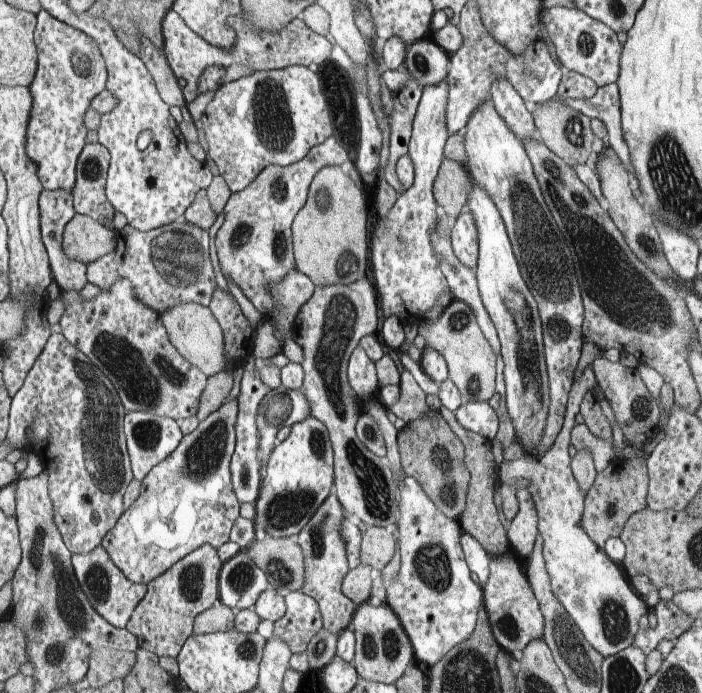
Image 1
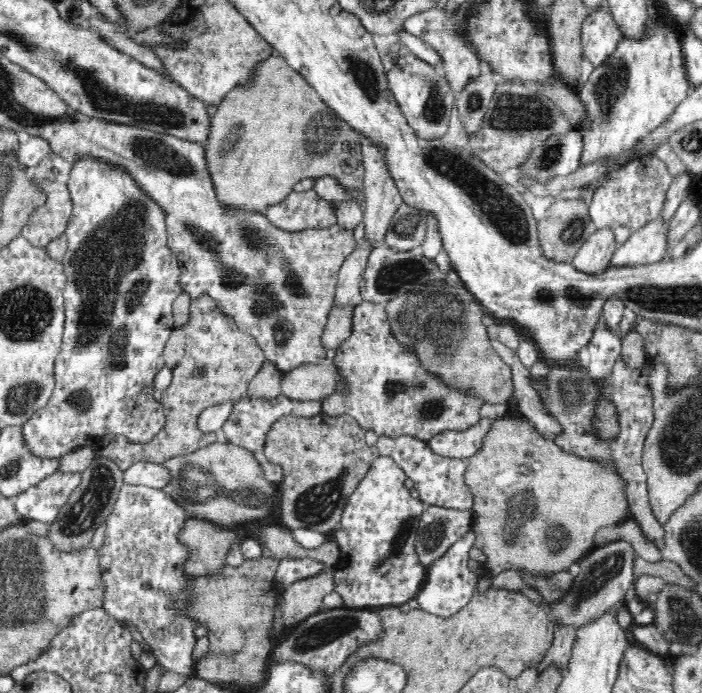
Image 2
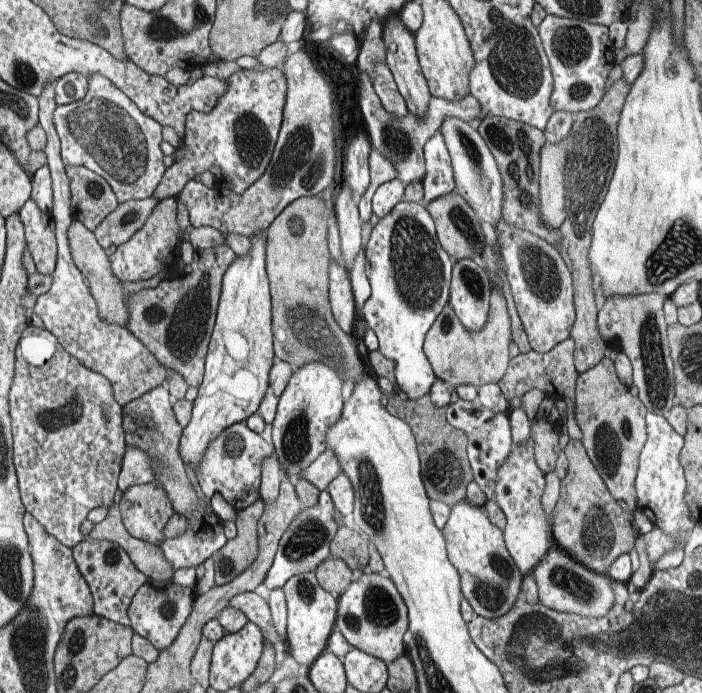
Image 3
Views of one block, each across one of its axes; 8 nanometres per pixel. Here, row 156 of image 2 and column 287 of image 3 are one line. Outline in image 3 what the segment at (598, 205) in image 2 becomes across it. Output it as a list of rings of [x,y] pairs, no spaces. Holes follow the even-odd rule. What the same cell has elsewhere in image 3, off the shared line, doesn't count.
[[[254,591],[243,592],[231,600],[230,607],[241,610],[250,622],[253,622],[263,633],[269,645],[274,649],[277,666],[290,658],[289,642],[283,641],[271,619],[269,602]]]

